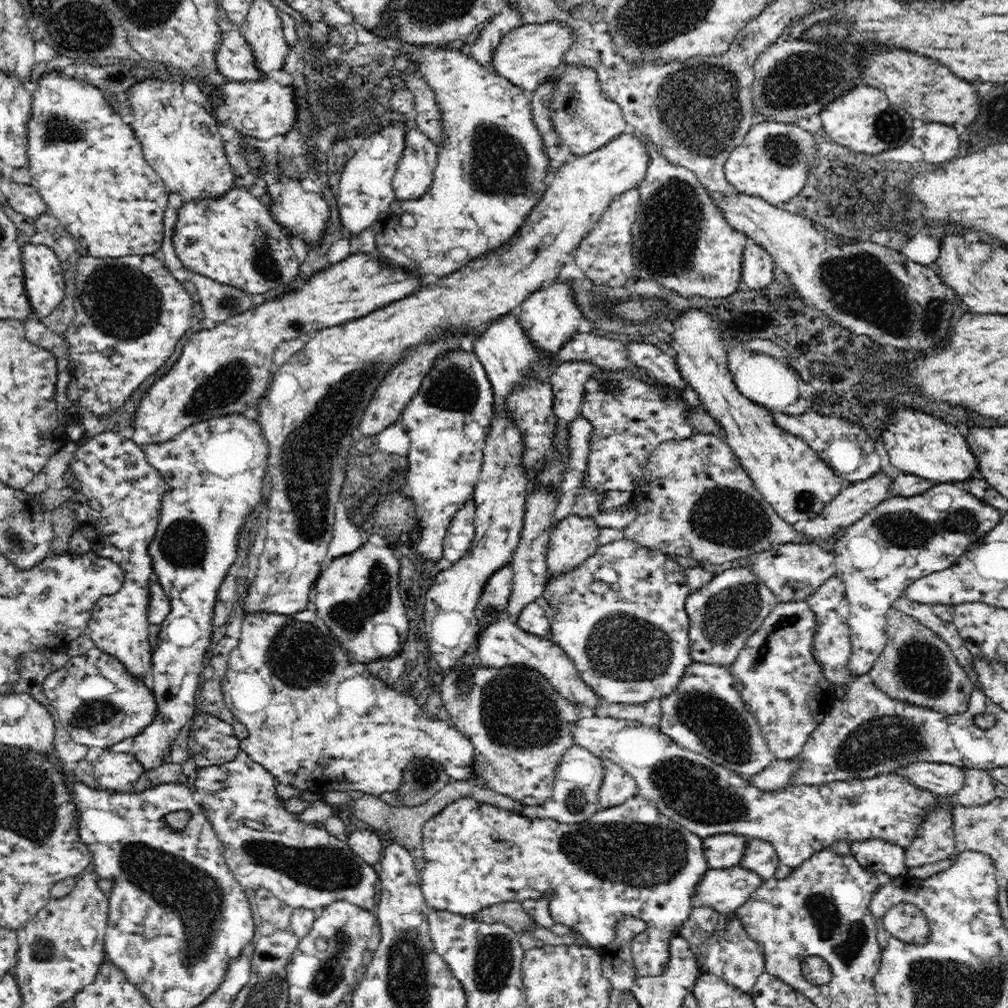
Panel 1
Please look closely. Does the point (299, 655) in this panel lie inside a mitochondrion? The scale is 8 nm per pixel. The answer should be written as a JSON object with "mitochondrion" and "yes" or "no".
{"mitochondrion":"yes"}

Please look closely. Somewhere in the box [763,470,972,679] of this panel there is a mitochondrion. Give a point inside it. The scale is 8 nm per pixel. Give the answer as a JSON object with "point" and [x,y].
{"point":[804,502]}

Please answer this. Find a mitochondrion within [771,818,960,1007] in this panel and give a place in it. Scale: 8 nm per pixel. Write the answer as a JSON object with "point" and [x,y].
{"point":[849,937]}

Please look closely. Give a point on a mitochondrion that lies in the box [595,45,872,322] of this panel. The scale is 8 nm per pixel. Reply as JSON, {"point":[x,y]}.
{"point":[702,104]}

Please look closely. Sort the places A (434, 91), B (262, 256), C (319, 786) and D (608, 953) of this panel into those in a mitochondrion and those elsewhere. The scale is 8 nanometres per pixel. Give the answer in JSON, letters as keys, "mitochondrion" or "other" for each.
{"A":"other","B":"mitochondrion","C":"other","D":"other"}

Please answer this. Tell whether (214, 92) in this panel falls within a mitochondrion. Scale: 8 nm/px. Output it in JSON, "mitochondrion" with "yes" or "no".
{"mitochondrion":"no"}

